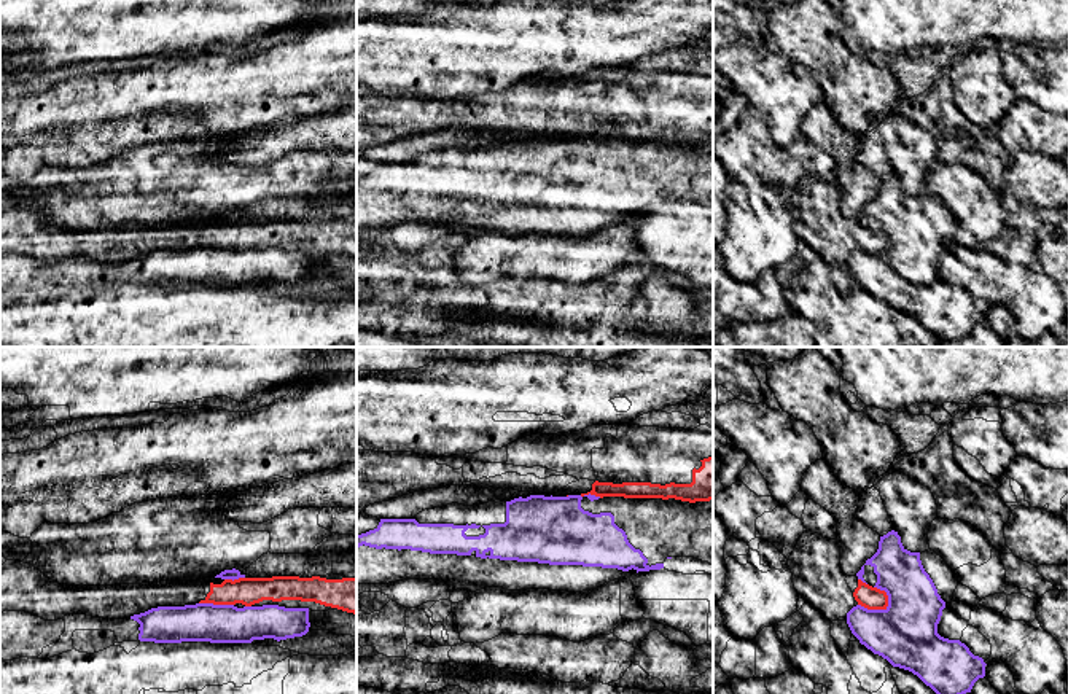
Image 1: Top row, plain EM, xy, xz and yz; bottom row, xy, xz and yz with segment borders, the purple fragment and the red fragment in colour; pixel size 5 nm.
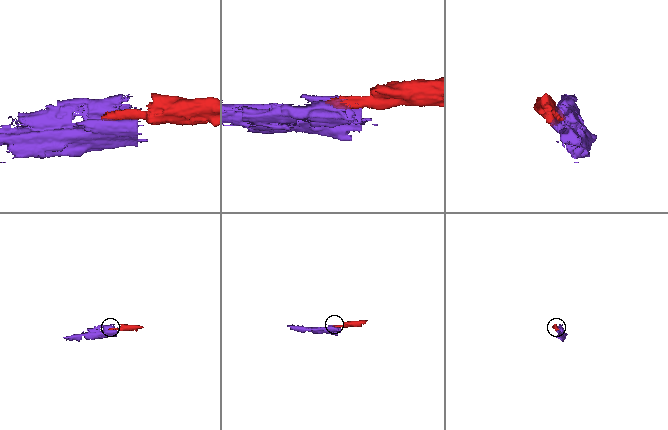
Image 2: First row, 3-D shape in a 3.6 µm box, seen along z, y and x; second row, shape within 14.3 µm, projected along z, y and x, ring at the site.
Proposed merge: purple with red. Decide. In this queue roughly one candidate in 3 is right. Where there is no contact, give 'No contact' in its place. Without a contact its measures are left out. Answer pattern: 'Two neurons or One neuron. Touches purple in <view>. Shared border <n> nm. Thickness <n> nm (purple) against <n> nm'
Two neurons. Touches purple in yz. Shared border 170 nm. Thickness 320 nm (purple) against 120 nm

